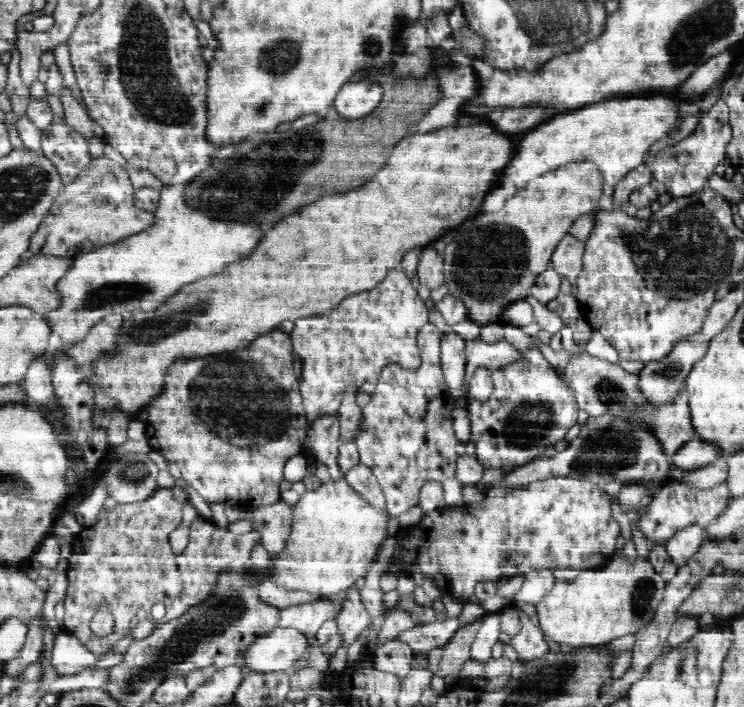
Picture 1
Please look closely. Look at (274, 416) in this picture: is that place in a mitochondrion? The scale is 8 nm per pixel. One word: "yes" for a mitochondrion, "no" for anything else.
yes

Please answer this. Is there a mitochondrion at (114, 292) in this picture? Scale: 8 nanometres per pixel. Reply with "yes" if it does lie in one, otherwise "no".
yes

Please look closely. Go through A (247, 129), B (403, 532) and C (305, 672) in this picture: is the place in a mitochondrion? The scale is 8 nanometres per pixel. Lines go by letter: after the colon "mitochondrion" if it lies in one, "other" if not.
A: other
B: other
C: other

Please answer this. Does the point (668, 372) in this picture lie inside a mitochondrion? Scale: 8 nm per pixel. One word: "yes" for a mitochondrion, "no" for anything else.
yes

